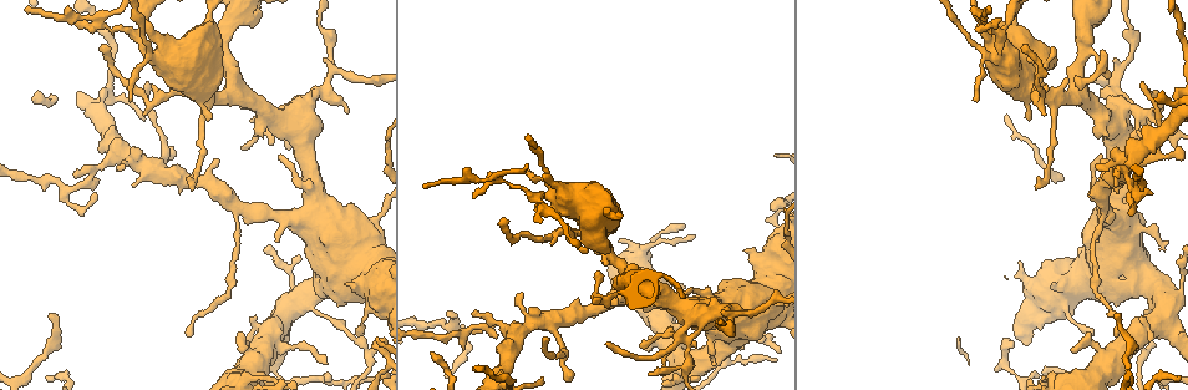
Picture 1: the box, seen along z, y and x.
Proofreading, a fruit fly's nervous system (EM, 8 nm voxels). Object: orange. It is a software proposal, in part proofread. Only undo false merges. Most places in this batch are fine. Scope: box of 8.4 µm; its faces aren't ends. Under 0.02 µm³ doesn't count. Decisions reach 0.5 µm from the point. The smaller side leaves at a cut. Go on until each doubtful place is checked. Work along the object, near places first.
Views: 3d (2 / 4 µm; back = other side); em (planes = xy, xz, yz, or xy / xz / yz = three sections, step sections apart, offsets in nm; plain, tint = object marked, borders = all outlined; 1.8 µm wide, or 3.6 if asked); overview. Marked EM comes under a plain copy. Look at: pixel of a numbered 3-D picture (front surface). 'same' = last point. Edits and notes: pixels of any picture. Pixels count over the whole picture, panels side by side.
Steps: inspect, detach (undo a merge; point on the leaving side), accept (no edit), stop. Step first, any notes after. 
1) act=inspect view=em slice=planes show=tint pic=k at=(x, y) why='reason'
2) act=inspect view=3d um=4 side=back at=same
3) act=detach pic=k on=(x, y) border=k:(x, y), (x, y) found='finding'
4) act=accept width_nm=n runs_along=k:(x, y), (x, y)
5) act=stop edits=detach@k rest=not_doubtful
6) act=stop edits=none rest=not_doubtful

act=inspect view=3d um=4 side=back pic=1 at=(588, 197)

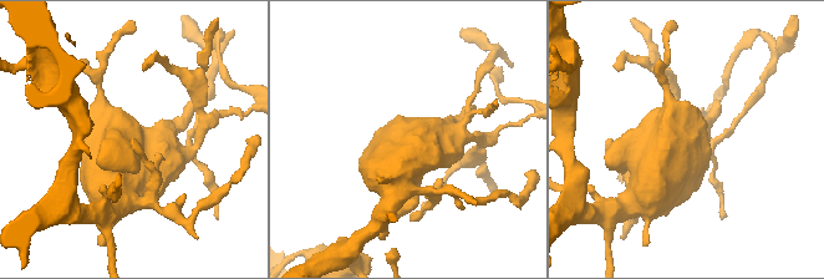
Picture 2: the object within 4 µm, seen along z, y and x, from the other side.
act=inspect view=em um=3.6 slice=yz step=16 show=tint pic=2 at=(685, 142) why='need the tissue'

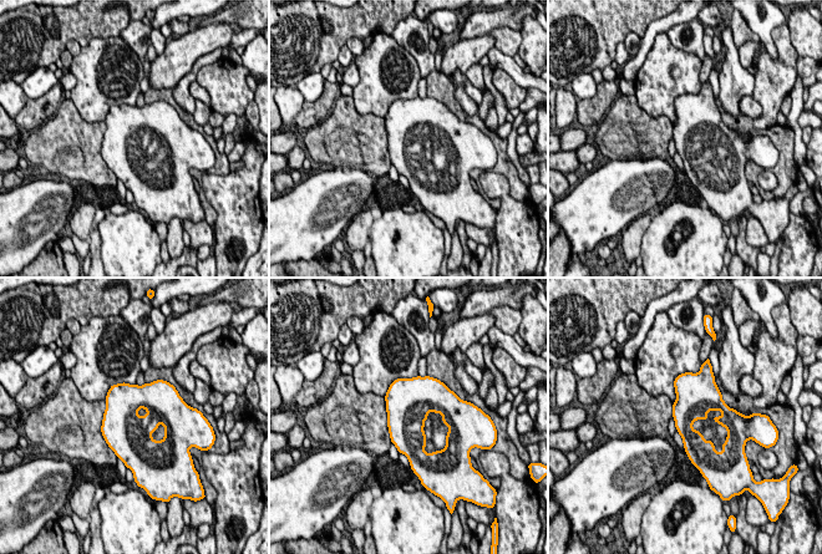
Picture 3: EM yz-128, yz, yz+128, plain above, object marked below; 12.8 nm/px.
act=inspect view=em um=3.6 slice=planes show=borders at=same

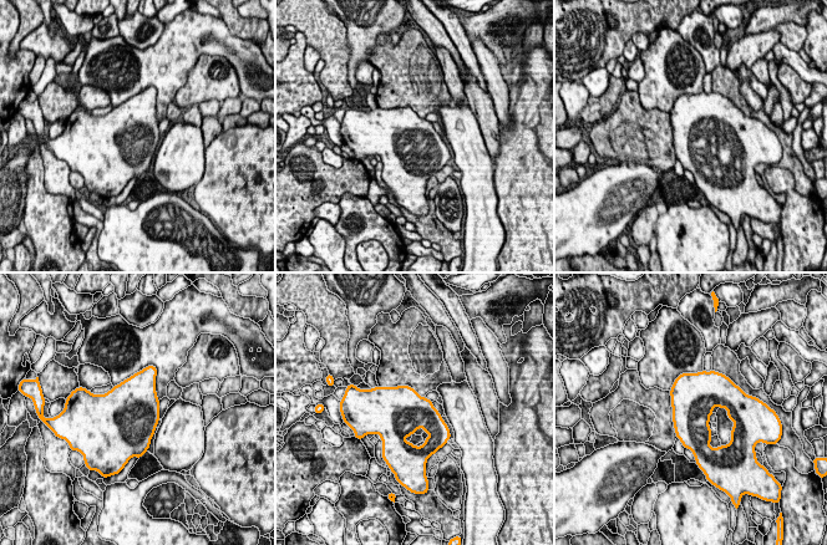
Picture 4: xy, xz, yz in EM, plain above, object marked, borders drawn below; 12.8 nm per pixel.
act=accept found='continuous, no second neuron'

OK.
act=inspect view=em um=3.6 slice=planes show=tint pic=1 at=(696, 314) why='arms run side by side'

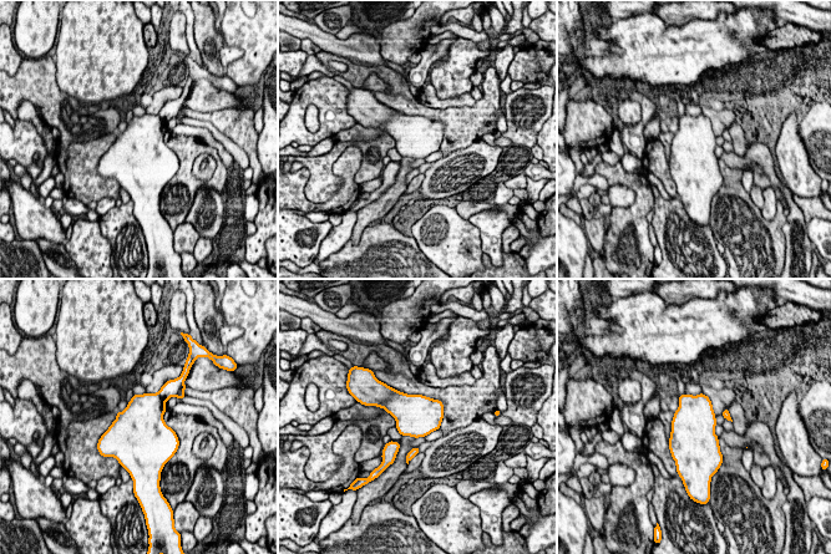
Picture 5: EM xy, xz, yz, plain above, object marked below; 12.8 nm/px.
act=accept found='continuous, no second neuron'

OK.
act=inspect view=em slice=yz step=4 show=tint pic=1 at=(628, 282) why='sharp bend'

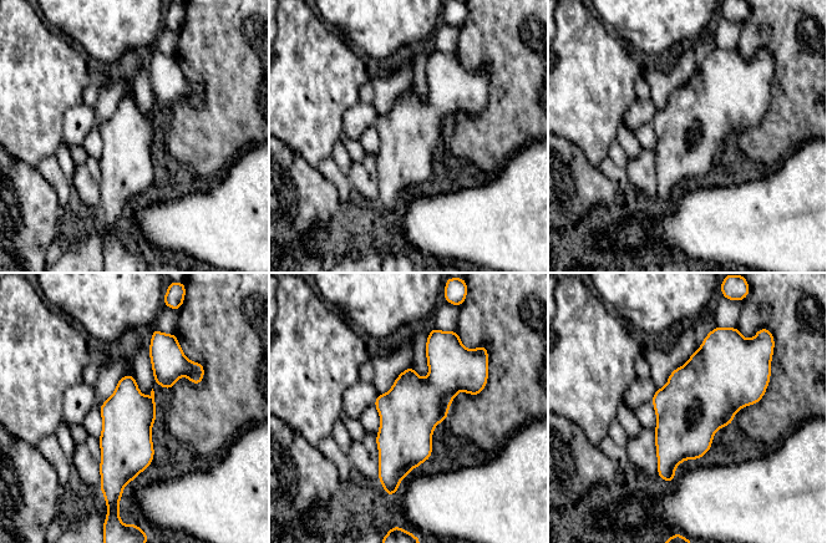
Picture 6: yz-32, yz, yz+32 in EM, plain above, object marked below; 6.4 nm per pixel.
act=inspect view=em slice=planes show=borders at=same why='cut it another way'

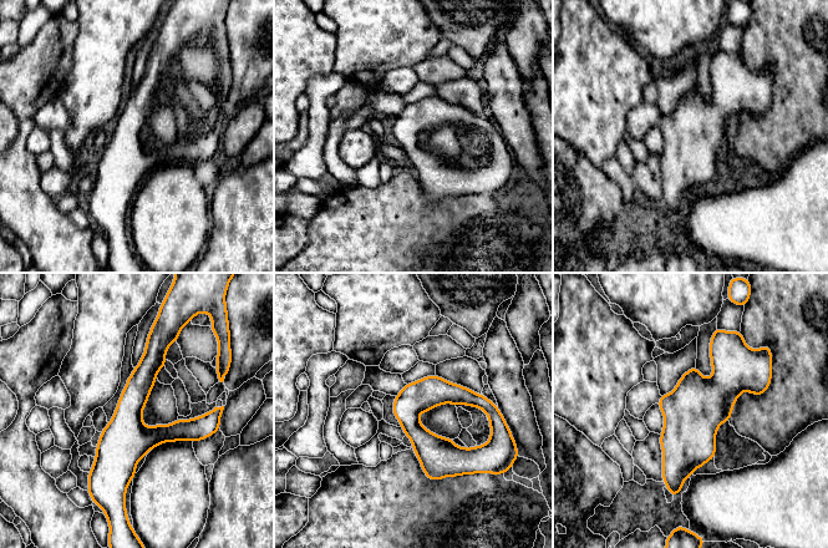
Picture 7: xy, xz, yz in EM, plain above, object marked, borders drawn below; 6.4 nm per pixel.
act=accept found='one neuron here'

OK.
act=stop edits=none rest=not_doubtful

